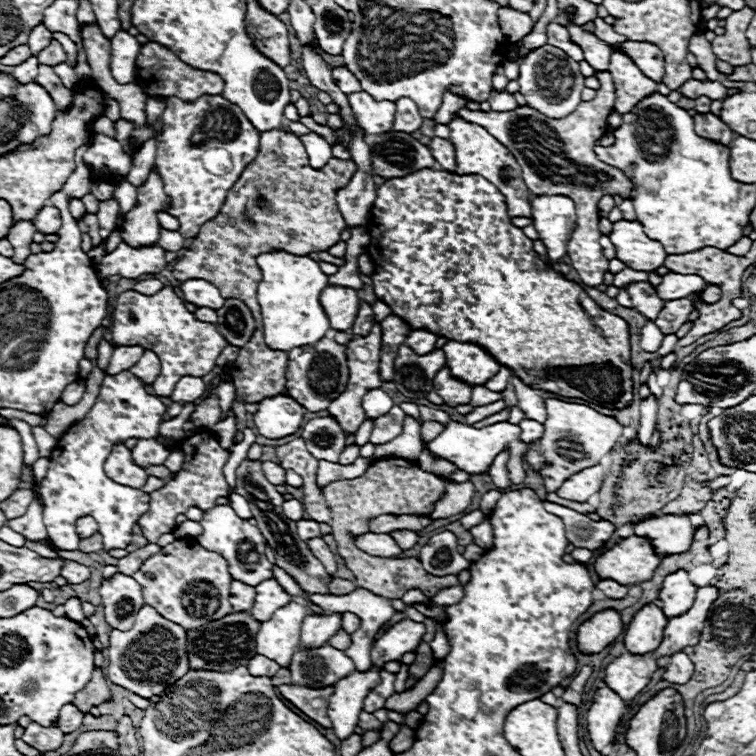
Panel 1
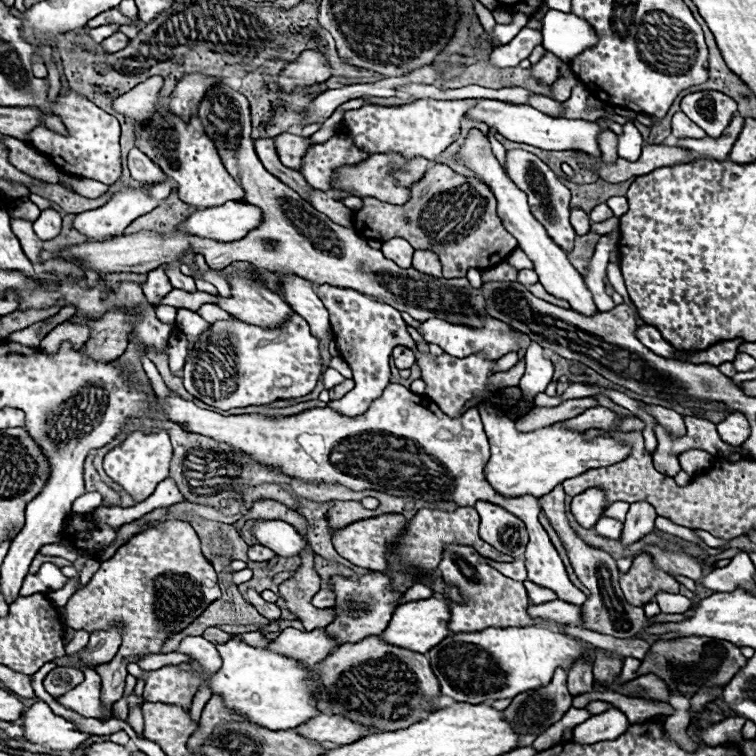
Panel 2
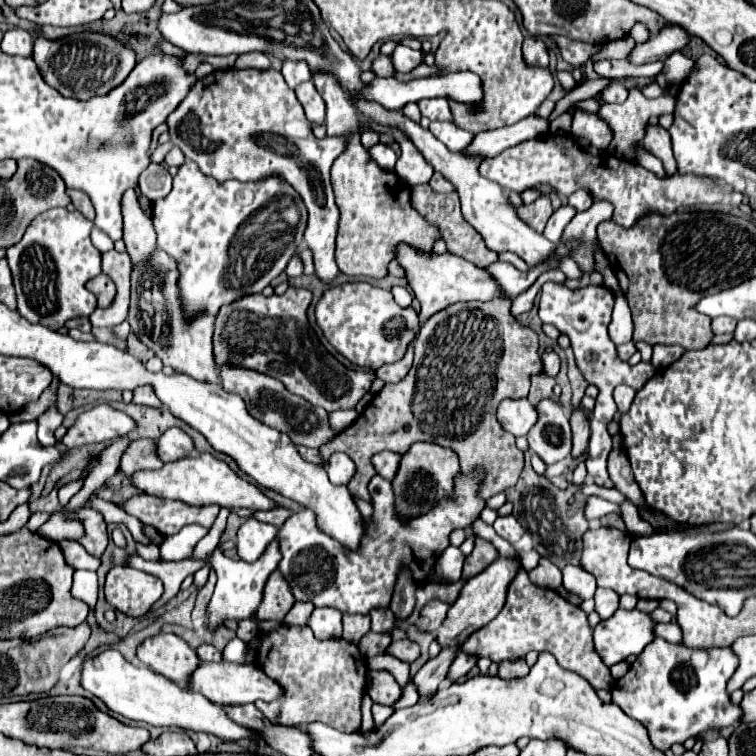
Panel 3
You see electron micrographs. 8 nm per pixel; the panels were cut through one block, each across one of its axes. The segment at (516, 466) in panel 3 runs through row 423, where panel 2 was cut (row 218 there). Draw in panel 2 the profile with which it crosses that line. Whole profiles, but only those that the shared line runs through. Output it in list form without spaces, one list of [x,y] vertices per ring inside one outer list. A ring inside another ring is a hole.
[[[446,164],[430,166],[420,184],[412,186],[412,198],[402,206],[364,198],[362,210],[354,214],[354,226],[364,238],[386,242],[400,236],[414,248],[436,252],[444,278],[464,278],[470,268],[492,268],[498,264],[498,256],[508,256],[516,246],[496,216],[496,198],[490,188],[478,178],[452,172]]]

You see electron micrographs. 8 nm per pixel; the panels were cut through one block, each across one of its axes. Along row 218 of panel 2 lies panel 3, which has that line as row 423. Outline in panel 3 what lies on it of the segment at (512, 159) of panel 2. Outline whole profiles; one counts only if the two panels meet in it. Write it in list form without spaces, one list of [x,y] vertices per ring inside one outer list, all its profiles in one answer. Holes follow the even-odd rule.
[[[542,400],[536,406],[540,418],[536,426],[528,432],[530,450],[536,452],[548,466],[570,456],[572,434],[570,422],[560,404],[552,400]]]

